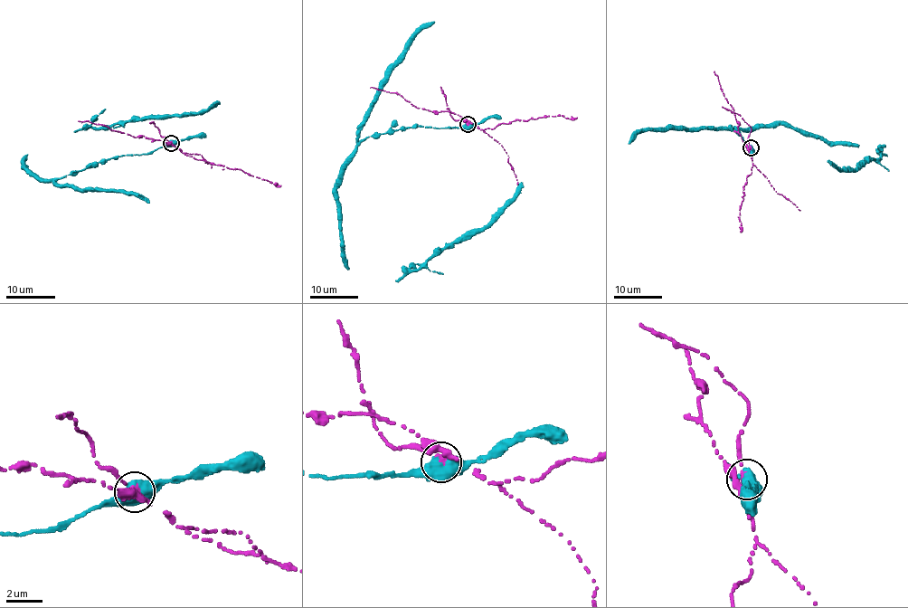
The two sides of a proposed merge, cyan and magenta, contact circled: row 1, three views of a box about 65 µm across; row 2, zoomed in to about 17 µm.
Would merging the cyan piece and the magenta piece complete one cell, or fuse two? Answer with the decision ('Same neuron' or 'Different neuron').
Different neuron

